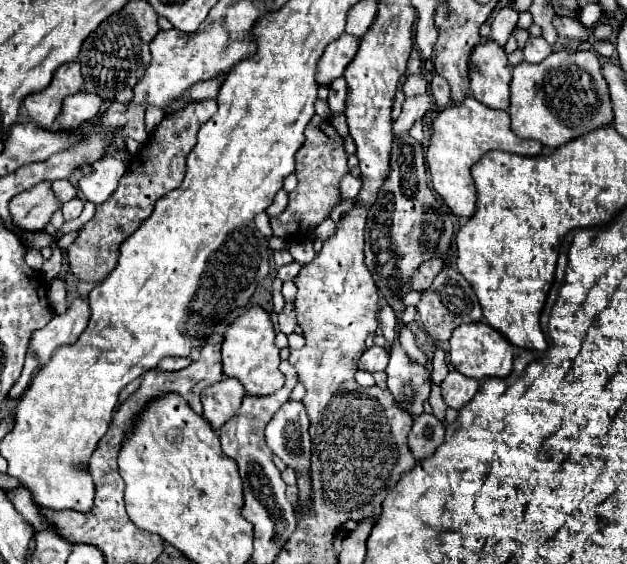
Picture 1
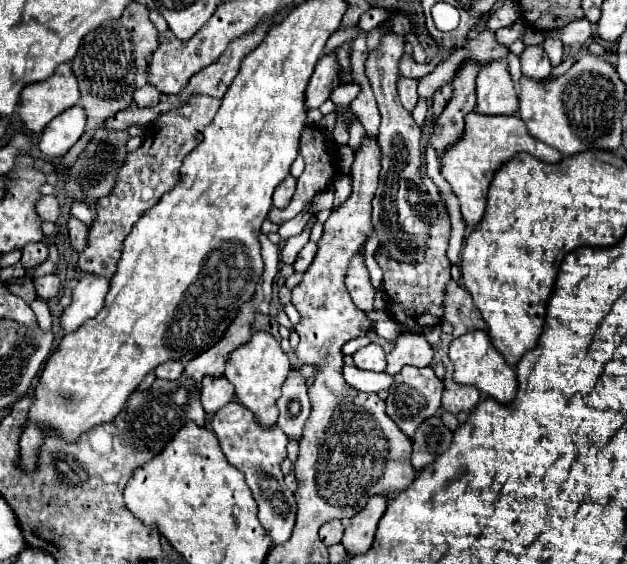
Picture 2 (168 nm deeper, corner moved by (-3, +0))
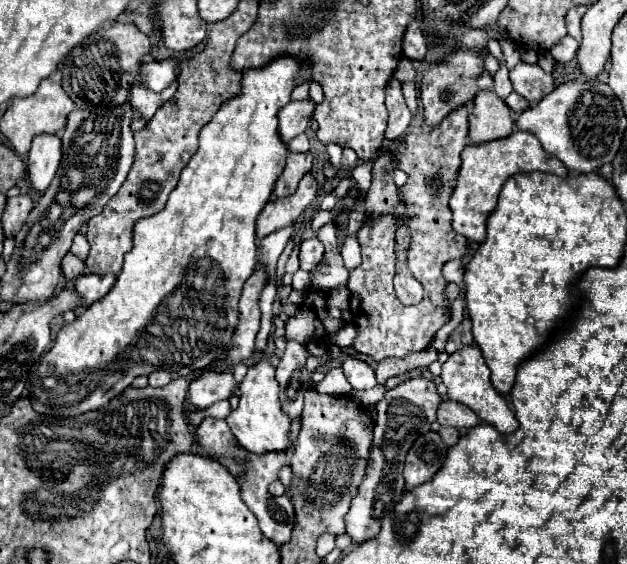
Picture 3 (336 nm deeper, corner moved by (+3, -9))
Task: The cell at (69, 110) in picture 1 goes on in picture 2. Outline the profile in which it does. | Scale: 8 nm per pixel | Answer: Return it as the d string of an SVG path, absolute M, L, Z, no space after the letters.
M70 107L44 127L38 141L38 151L46 159L62 157L82 137L86 127L86 111L82 107Z

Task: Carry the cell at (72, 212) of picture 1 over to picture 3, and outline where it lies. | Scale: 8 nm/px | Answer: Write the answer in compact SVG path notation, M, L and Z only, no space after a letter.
M68 252L62 260L62 272L64 272L66 280L72 280L84 272L84 262L78 256L74 256L72 252Z

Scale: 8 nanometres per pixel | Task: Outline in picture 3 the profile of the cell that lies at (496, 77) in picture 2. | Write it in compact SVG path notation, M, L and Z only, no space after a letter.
M482 90L474 98L470 114L470 140L474 144L498 140L514 130L510 108L492 90Z

